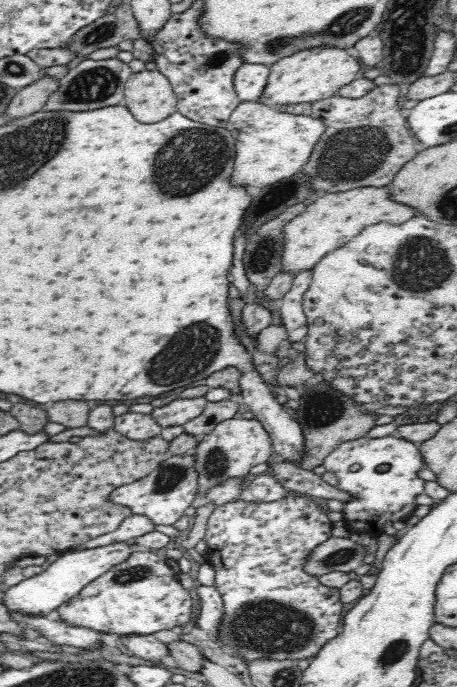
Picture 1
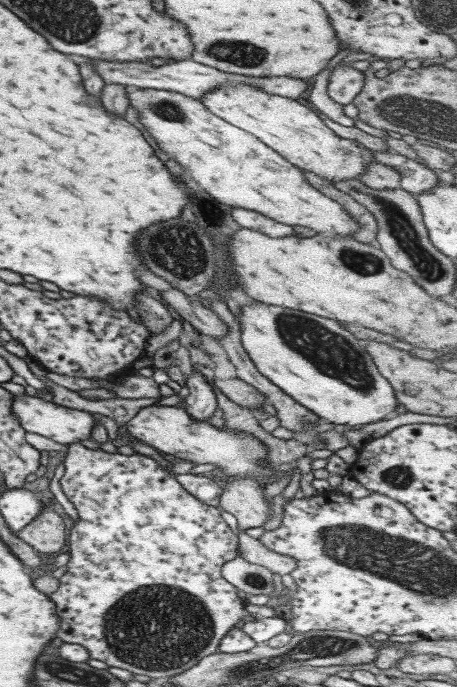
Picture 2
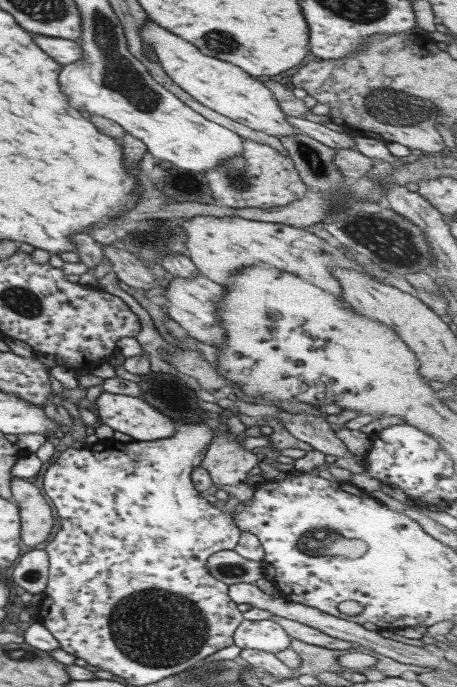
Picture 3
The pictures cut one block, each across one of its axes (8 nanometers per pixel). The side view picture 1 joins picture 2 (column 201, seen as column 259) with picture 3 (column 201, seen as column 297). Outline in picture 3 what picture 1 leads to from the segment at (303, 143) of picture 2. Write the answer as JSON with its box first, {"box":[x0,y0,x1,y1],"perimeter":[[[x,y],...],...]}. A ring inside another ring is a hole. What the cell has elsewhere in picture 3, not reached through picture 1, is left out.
{"box":[140,19,298,139],"perimeter":[[[149,19],[141,22],[140,36],[143,46],[149,44],[155,52],[157,62],[165,74],[199,104],[203,104],[217,114],[227,116],[233,122],[239,122],[251,130],[257,130],[278,139],[281,136],[298,133],[295,127],[291,127],[287,123],[286,114],[279,109],[273,93],[261,83],[261,78],[249,76],[231,63],[203,56],[193,44],[166,32],[159,24],[155,24]]]}

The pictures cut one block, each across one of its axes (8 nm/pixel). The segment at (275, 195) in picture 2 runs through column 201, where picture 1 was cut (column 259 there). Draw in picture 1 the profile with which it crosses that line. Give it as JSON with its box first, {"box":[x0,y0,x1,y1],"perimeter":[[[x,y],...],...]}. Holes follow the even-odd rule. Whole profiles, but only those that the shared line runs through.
{"box":[227,101,325,188],"perimeter":[[[255,101],[241,102],[240,106],[230,115],[227,129],[234,134],[235,139],[233,172],[230,177],[232,186],[266,188],[266,186],[272,186],[280,180],[296,178],[301,173],[301,166],[306,164],[312,147],[322,136],[325,126],[321,120],[316,120],[311,116],[292,116],[283,109],[270,108]]]}

